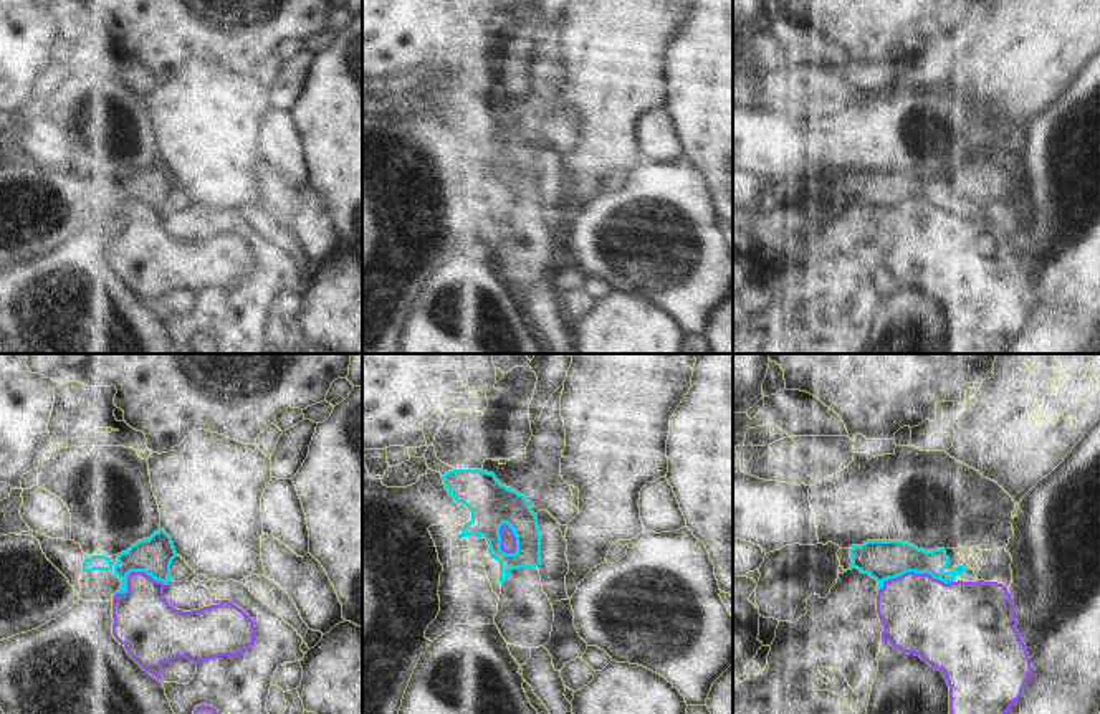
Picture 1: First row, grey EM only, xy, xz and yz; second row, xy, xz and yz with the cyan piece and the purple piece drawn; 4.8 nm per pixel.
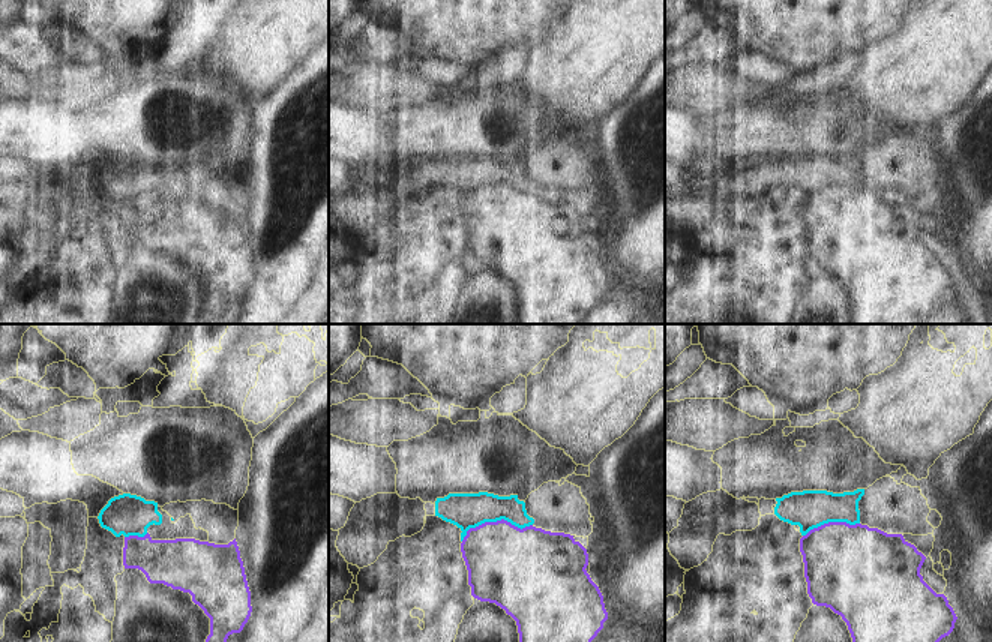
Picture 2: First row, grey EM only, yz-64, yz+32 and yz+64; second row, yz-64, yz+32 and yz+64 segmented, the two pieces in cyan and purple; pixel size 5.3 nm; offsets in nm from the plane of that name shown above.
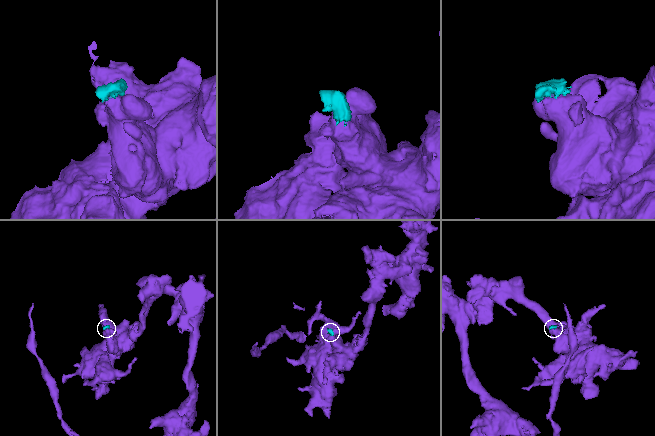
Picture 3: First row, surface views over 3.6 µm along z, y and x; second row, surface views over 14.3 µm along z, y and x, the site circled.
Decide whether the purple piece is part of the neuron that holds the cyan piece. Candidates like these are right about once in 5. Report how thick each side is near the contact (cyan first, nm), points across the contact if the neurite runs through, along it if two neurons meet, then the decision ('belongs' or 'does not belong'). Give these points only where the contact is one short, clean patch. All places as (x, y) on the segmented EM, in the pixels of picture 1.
calibres 190 and 380 nm; does not belong

